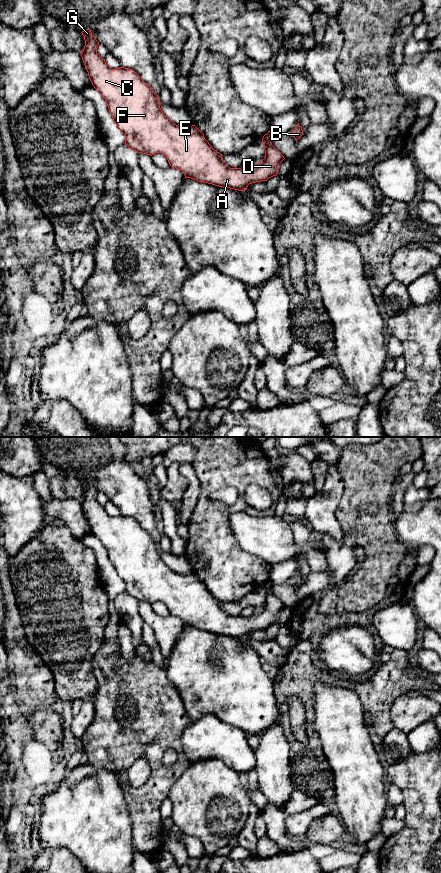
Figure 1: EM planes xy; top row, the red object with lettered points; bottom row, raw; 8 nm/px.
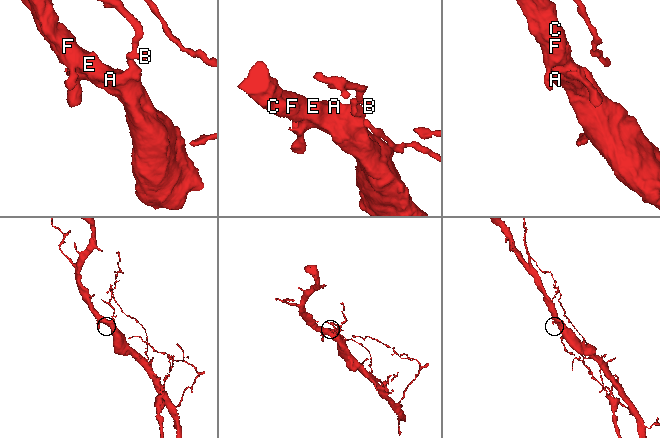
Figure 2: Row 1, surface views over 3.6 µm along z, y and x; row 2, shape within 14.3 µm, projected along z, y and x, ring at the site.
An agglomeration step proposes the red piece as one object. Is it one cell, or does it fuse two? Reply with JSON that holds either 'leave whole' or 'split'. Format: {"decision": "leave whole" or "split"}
{"decision": "split"}

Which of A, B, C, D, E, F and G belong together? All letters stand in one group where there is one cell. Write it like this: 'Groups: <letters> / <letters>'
Groups: A C D E F G / B

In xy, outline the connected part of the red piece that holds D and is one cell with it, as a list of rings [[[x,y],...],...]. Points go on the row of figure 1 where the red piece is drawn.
[[[90,29],[81,33],[84,36],[85,46],[80,54],[89,79],[105,99],[113,121],[125,135],[125,145],[130,149],[150,156],[161,153],[167,158],[172,168],[184,173],[185,178],[239,191],[247,190],[249,184],[267,181],[277,175],[278,165],[285,158],[272,145],[271,139],[263,141],[265,158],[252,169],[230,168],[222,160],[222,154],[212,148],[204,134],[195,125],[180,127],[163,114],[158,95],[134,70],[124,67],[111,69],[105,59],[97,53],[99,42]]]

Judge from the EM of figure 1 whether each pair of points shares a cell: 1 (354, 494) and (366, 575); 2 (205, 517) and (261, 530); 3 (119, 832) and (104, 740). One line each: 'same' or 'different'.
1: same
2: different
3: different

